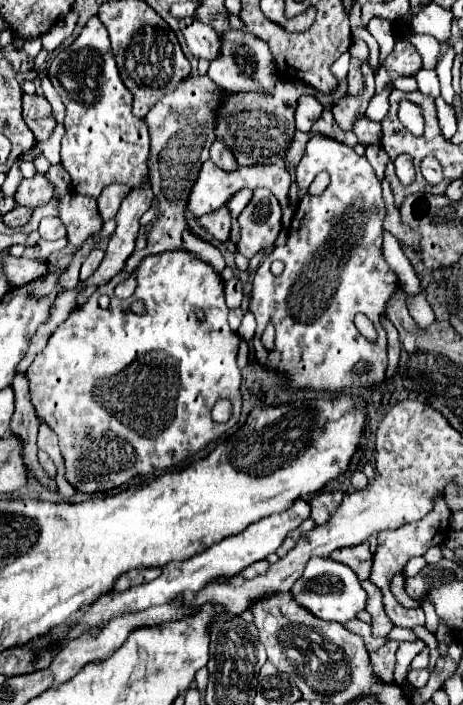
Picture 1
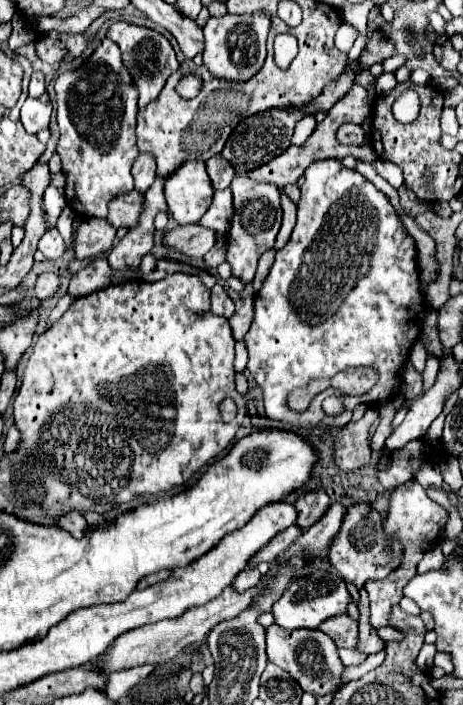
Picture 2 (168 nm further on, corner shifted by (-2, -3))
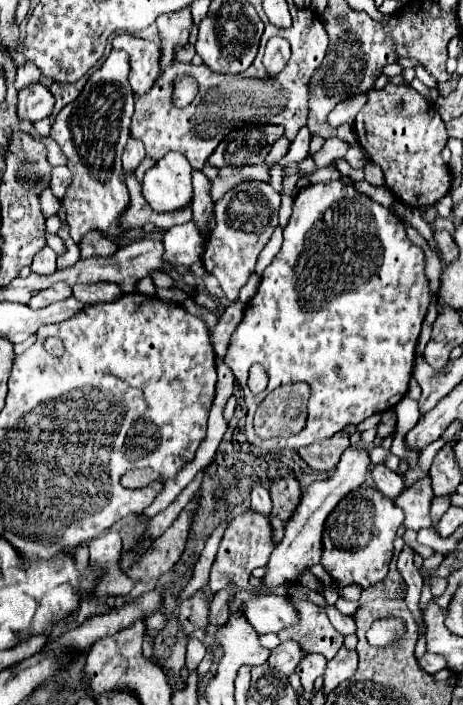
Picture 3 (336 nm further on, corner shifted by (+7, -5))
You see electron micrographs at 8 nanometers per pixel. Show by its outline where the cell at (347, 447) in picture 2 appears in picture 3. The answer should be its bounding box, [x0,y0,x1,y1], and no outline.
[298,431,350,471]

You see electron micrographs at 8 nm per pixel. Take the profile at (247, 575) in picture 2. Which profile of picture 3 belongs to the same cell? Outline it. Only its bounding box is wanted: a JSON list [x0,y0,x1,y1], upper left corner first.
[208,587,236,627]

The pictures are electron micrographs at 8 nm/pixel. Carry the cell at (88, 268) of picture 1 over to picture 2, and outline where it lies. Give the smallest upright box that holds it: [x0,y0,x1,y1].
[69,257,111,297]

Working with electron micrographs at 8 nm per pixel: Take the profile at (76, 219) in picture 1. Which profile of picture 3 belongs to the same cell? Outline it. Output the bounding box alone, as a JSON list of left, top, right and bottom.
[80,231,118,257]

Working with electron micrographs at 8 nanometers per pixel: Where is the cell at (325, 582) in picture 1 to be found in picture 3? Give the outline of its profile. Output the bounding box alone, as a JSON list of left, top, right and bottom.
[228,589,298,635]

